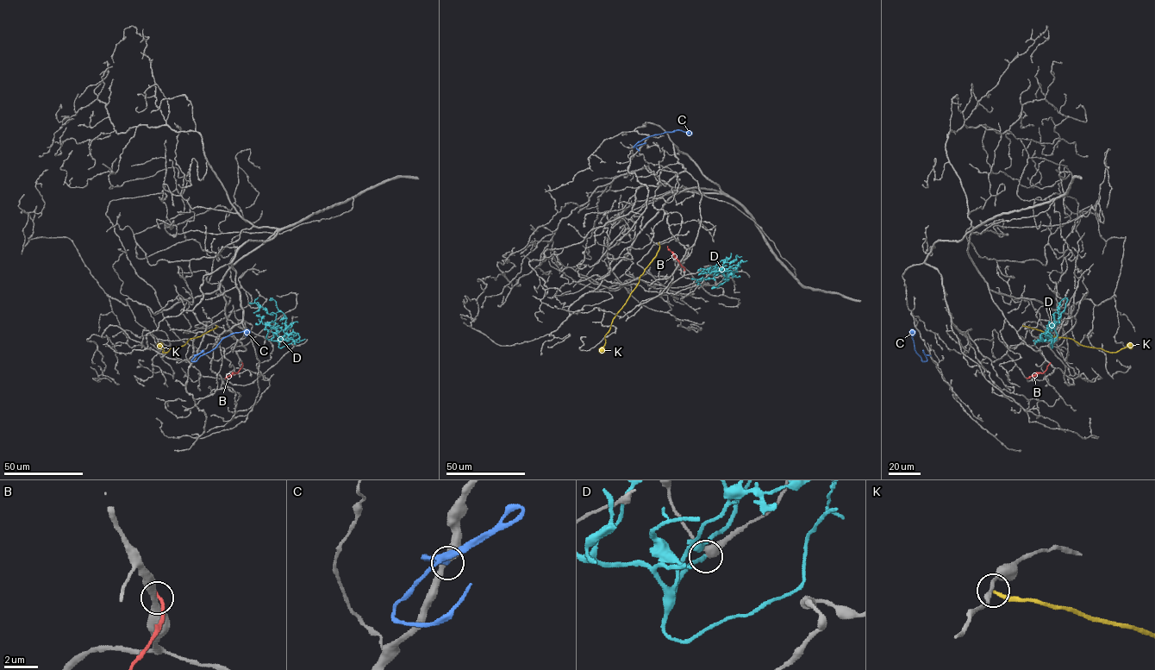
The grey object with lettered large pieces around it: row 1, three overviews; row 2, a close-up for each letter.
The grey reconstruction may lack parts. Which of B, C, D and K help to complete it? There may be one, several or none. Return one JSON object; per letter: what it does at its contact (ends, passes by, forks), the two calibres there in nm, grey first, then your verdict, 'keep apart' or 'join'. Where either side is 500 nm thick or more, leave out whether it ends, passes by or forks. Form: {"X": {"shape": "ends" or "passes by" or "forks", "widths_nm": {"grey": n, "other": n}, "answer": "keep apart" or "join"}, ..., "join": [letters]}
{"B": {"shape": "ends", "widths_nm": {"grey": 340, "other": 240}, "answer": "keep apart"}, "C": {"shape": "ends", "widths_nm": {"grey": 480, "other": 240}, "answer": "keep apart"}, "D": {"shape": "ends", "widths_nm": {"grey": 460, "other": 300}, "answer": "keep apart"}, "K": {"shape": "ends", "widths_nm": {"grey": 220, "other": 200}, "answer": "keep apart"}, "join": []}

